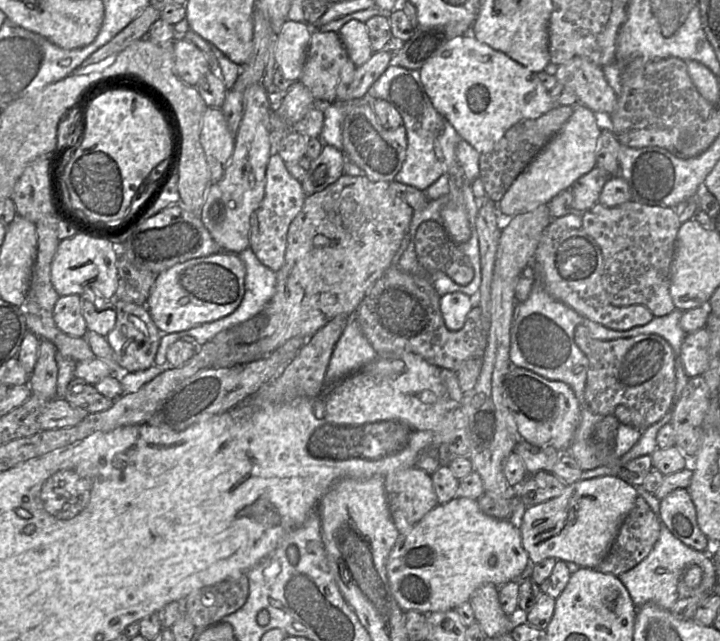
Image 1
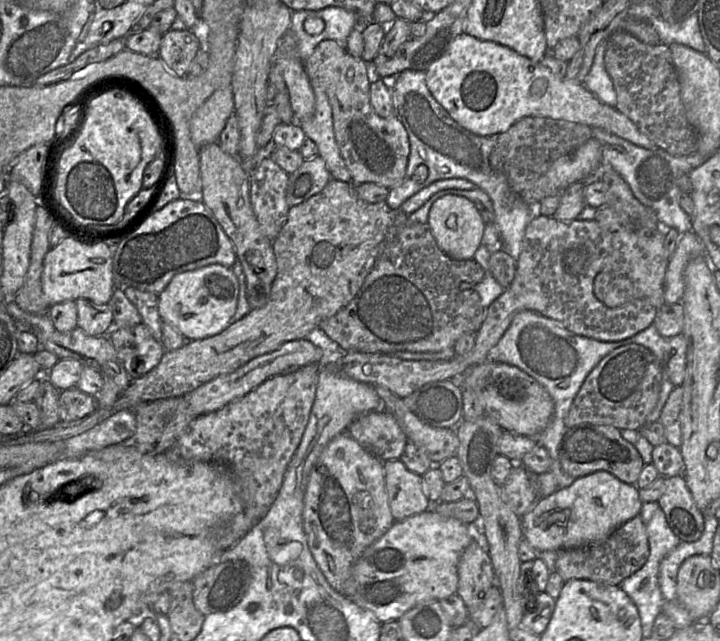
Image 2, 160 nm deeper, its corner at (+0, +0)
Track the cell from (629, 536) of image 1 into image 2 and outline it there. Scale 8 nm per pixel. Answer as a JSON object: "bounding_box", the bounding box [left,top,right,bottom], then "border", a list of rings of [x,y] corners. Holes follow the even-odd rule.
{"bounding_box":[555,514,649,585],"border":[[[640,514],[617,527],[605,540],[584,544],[558,552],[555,571],[565,580],[589,579],[606,585],[619,585],[622,580],[639,570],[649,557],[646,524]]]}

